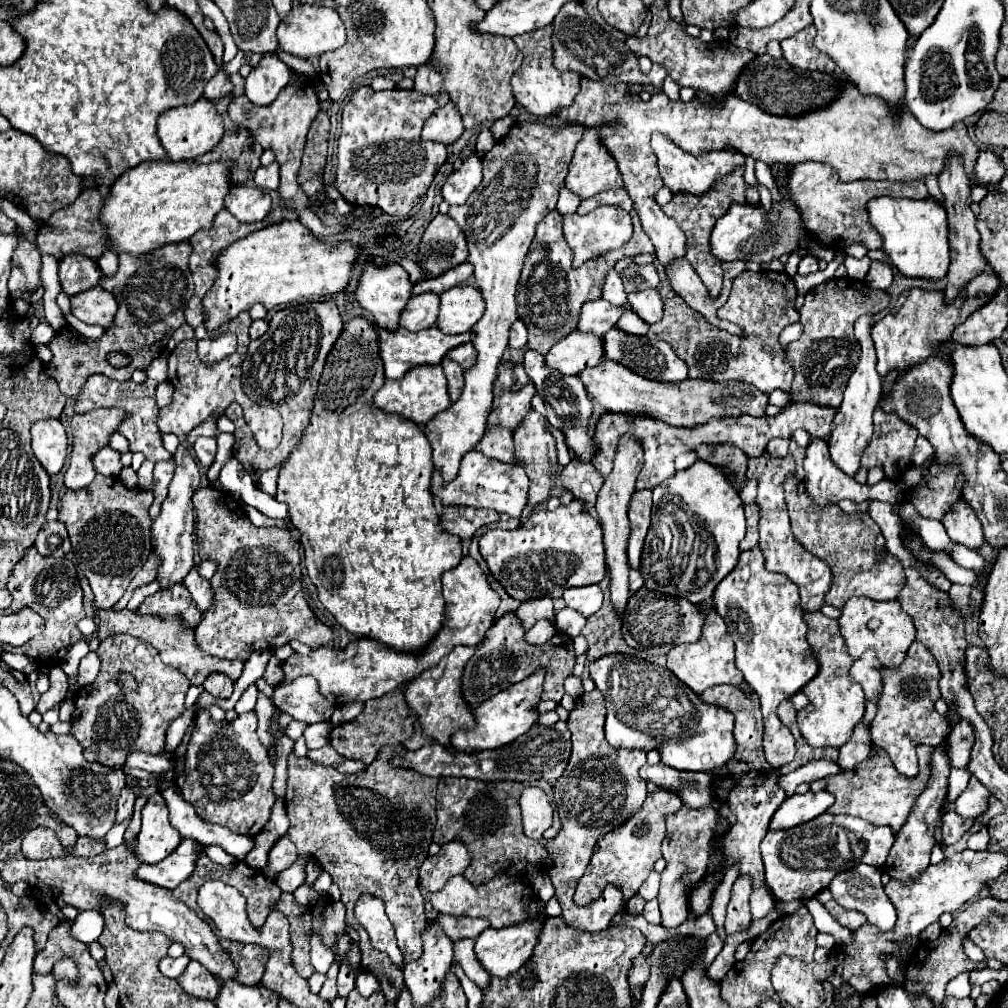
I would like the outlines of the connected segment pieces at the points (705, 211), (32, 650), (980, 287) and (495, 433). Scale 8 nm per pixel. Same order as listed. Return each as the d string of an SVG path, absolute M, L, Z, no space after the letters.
M737 167L735 171L727 173L723 179L715 181L707 193L703 193L701 197L695 197L695 195L687 195L687 193L673 193L673 199L663 205L663 213L673 217L679 227L685 231L687 235L687 261L691 263L691 267L697 271L699 279L709 287L709 291L713 295L717 295L721 291L721 281L723 281L723 269L721 269L721 263L719 259L715 259L711 255L711 247L709 247L709 237L711 237L711 231L717 223L717 219L729 209L729 205L733 201L737 203L745 203L745 189L747 189L747 183L743 179L743 173L745 173L745 167Z
M29 547L25 551L23 559L13 567L13 573L7 581L7 589L13 595L13 607L9 607L9 609L23 609L23 607L33 609L37 615L43 617L45 629L41 635L33 637L33 643L27 643L23 647L1 645L3 651L29 655L41 665L61 663L63 657L67 655L67 651L77 641L83 639L81 631L77 629L77 623L85 617L85 611L83 611L83 593L79 587L75 565L69 559L41 557L35 551L35 547Z
M983 273L983 275L975 277L951 305L947 305L943 301L941 291L921 291L921 289L905 291L899 297L895 309L889 315L885 315L881 321L877 321L871 329L871 337L875 343L875 351L877 351L879 375L885 377L893 369L905 371L913 365L923 363L933 353L933 349L939 343L947 341L951 337L951 333L957 329L957 325L965 323L965 319L973 311L983 307L983 303L987 303L999 287L1001 287L1001 281L997 279L995 273Z
M489 427L479 443L479 451L491 459L517 465L517 459L513 457L513 433L505 427Z

